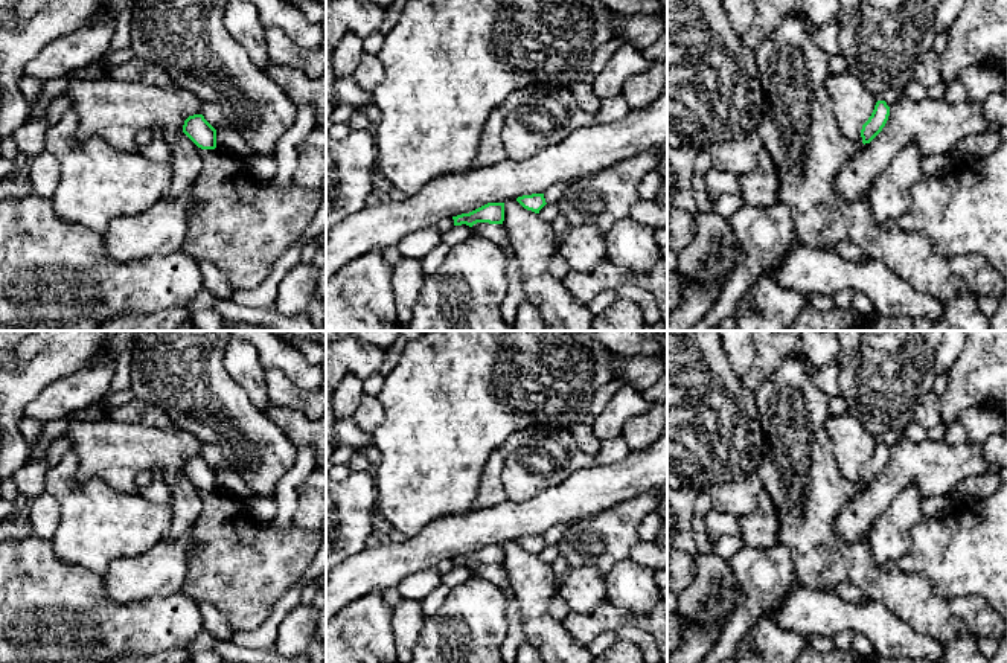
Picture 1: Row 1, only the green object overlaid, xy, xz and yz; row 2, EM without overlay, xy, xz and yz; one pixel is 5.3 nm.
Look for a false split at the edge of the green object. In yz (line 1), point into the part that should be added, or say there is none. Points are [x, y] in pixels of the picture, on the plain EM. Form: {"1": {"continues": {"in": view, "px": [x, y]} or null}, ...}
{"1": {"continues": null}}

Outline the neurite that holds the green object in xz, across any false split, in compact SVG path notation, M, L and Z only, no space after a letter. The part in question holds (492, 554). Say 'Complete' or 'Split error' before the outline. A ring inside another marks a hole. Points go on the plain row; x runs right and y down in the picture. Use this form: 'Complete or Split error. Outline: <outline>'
Complete. Outline: M488 544L469 555L452 558L454 567L466 565L472 569L477 564L503 565L504 544Z

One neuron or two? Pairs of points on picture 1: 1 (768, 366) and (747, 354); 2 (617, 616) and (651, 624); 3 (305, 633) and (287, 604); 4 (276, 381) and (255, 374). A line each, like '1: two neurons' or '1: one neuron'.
1: two neurons
2: one neuron
3: two neurons
4: two neurons

